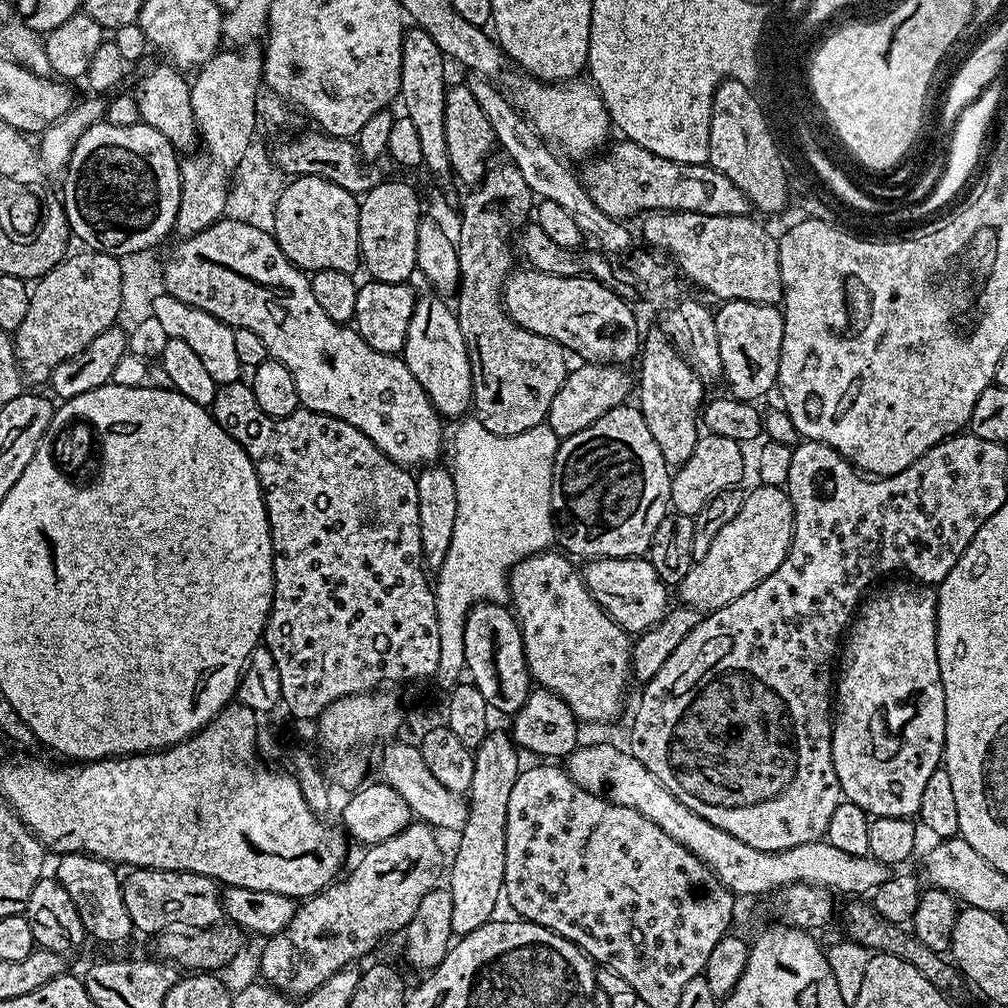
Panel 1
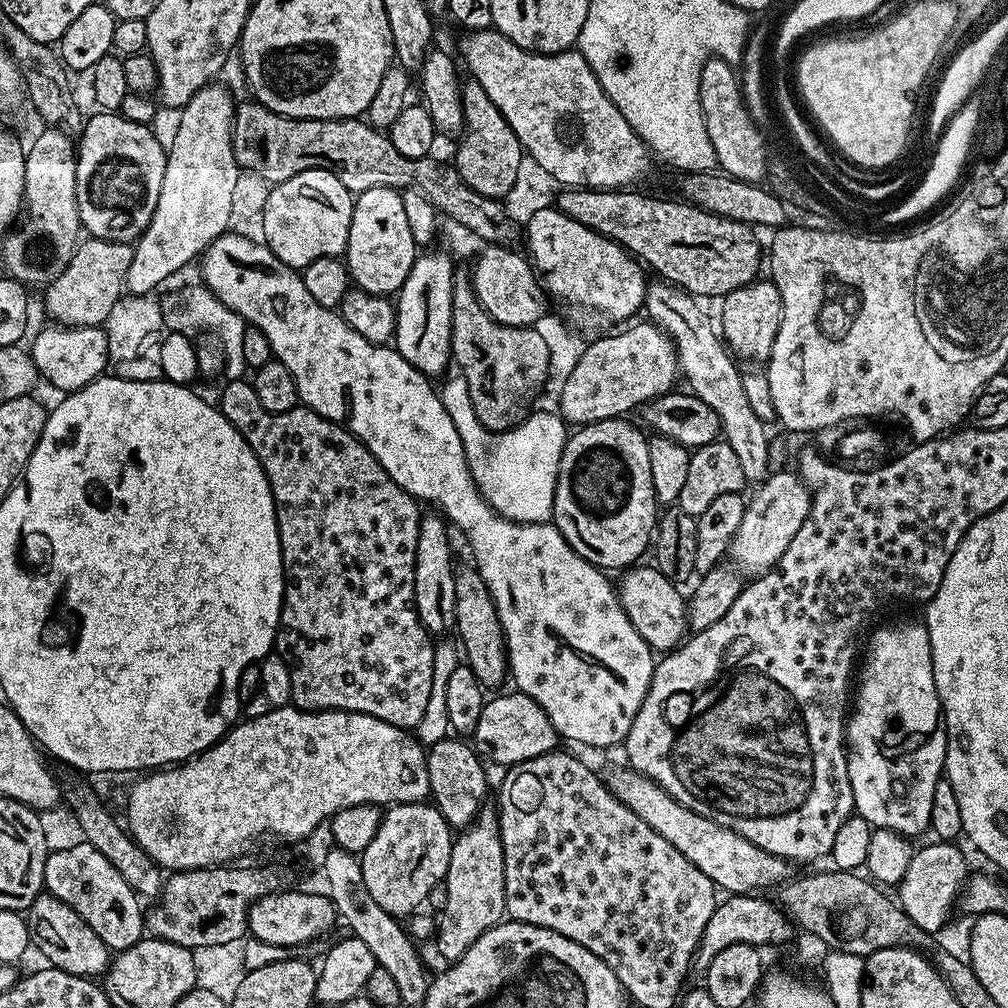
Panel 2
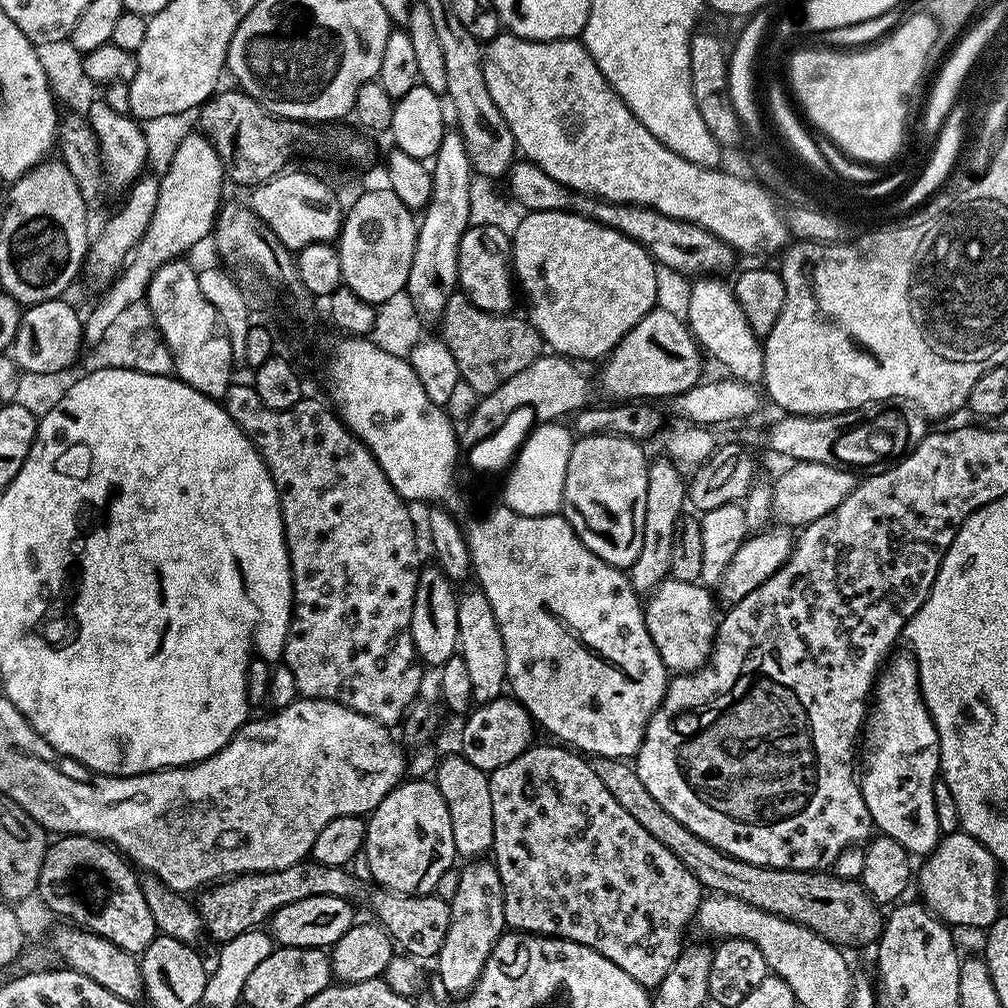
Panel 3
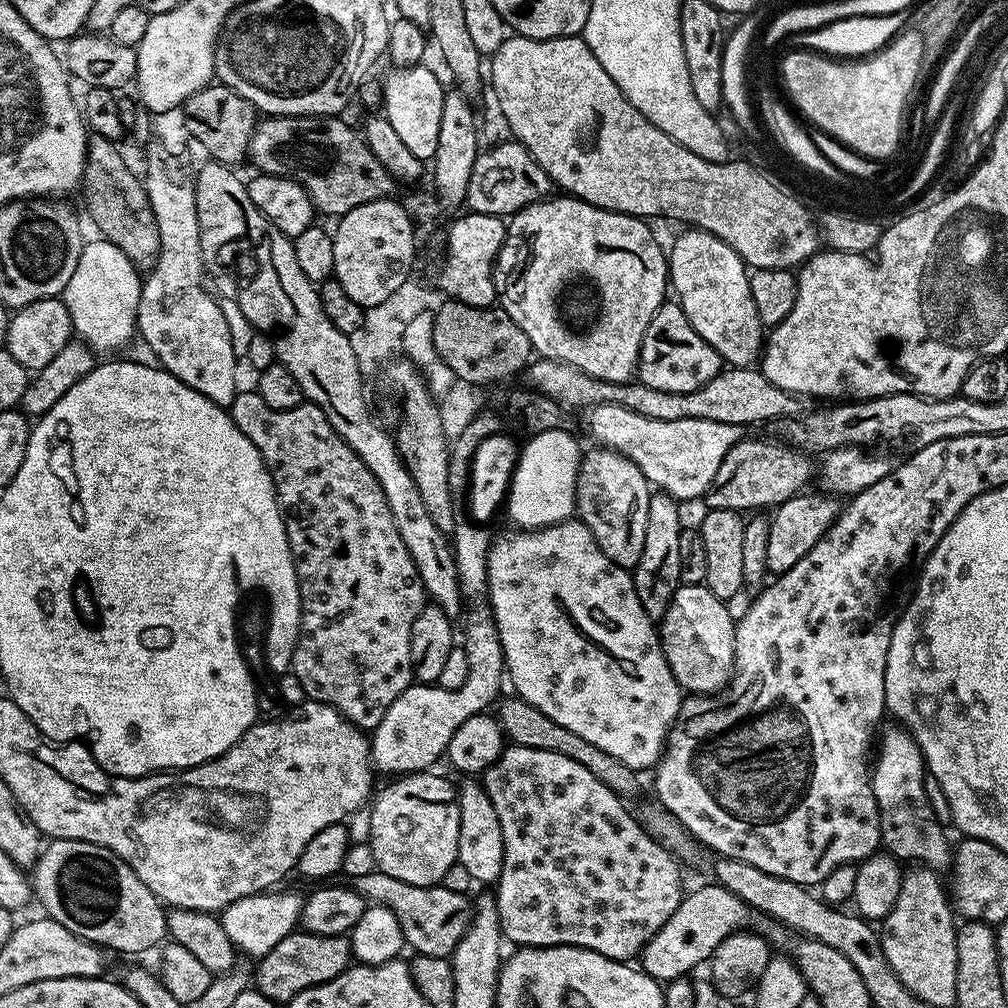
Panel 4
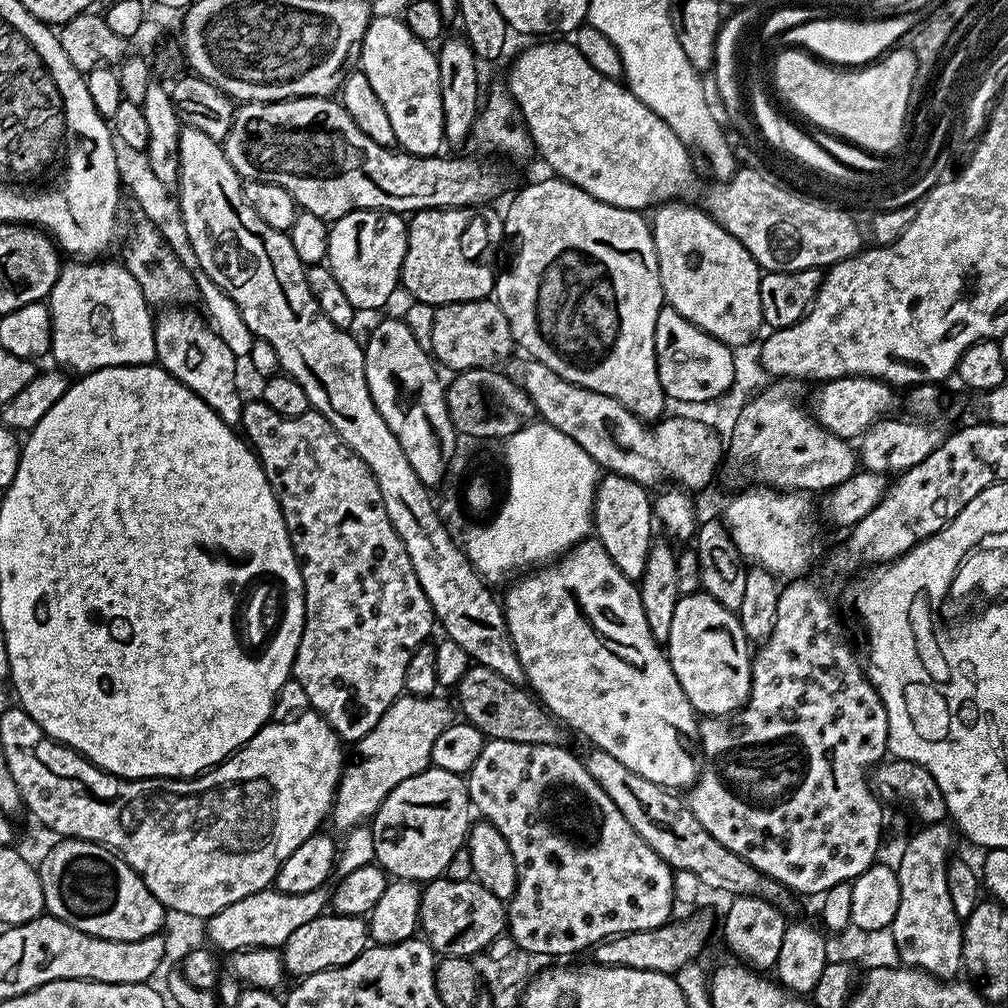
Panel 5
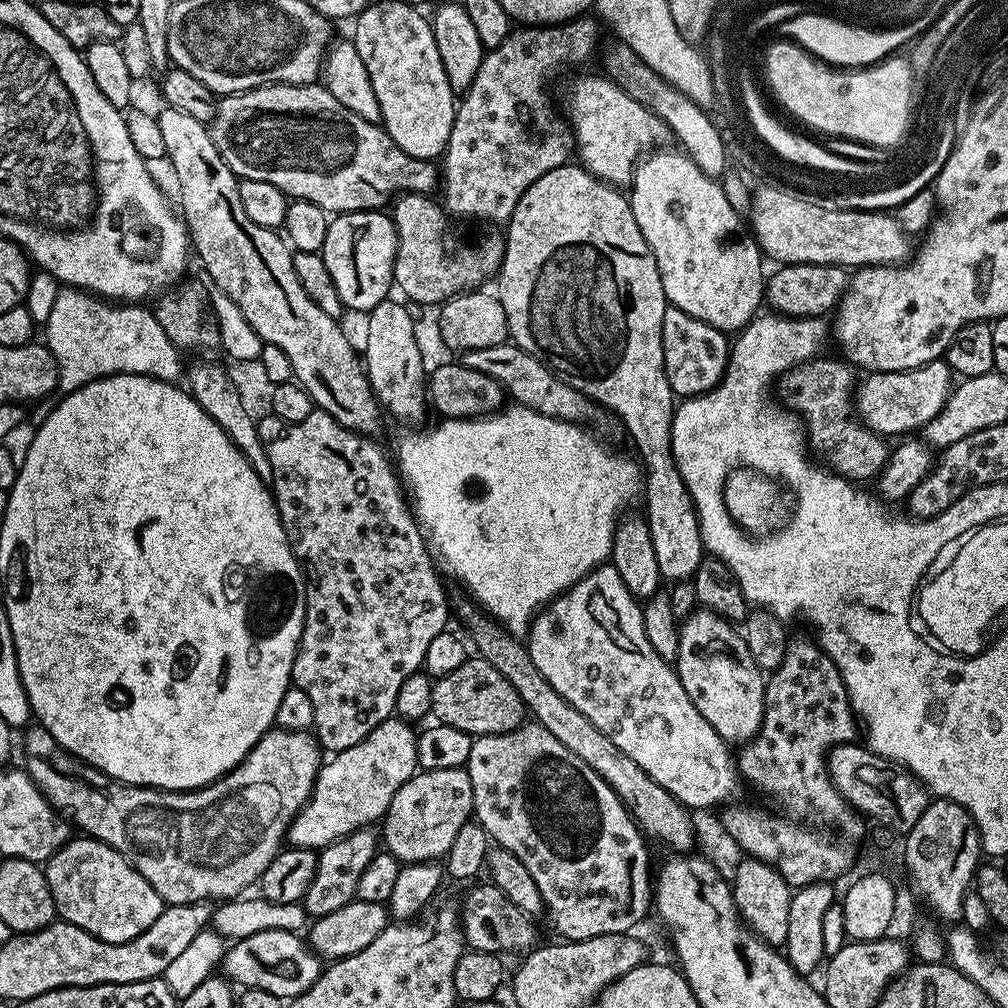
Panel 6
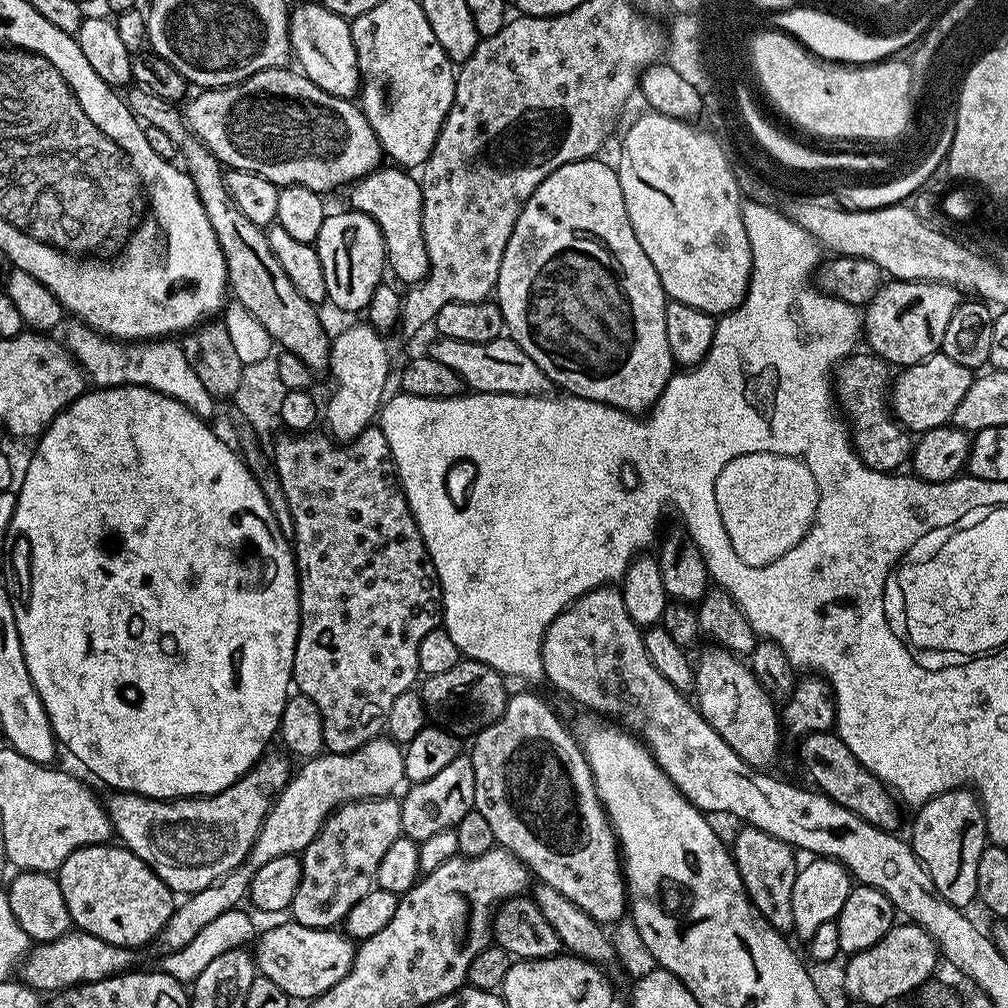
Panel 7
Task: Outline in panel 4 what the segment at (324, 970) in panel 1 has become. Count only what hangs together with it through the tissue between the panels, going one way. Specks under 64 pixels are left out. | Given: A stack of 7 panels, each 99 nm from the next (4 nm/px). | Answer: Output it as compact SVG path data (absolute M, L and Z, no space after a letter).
M435 771L409 772L393 779L389 788L384 788L371 801L372 817L368 820L368 836L372 839L372 856L376 859L375 867L379 871L390 874L390 878L398 878L402 882L410 882L414 886L430 886L439 884L444 879L446 870L457 863L458 850L458 791L457 785L451 784L444 776L435 776Z

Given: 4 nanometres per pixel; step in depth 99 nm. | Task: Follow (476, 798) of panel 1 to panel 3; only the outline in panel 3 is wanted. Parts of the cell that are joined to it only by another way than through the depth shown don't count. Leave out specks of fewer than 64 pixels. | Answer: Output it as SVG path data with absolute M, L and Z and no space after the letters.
M476 858L465 864L468 865L460 868L458 894L454 894L450 901L450 930L446 930L446 942L442 942L442 950L434 957L440 984L452 998L463 998L471 992L486 966L486 960L490 958L490 950L494 950L498 938L506 931L502 878L495 863Z

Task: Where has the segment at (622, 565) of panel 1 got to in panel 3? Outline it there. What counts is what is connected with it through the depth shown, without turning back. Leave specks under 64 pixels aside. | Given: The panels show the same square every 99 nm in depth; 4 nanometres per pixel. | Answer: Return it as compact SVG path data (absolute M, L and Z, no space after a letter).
M669 578L662 581L656 591L647 597L643 605L646 630L669 673L697 672L708 663L718 627L717 601L714 596L712 601L712 596L713 593L699 582Z

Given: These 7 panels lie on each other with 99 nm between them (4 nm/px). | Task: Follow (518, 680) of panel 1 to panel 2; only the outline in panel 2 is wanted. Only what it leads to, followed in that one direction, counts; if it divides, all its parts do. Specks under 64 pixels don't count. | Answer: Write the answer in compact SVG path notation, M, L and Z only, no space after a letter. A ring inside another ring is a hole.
M475 567L459 569L454 578L454 606L456 607L455 635L460 635L463 655L469 668L474 670L476 677L485 689L496 690L509 675L508 653L504 646L504 631L496 613L496 603L486 586L482 582ZM464 643L464 648L463 644ZM468 655L468 656L467 656Z

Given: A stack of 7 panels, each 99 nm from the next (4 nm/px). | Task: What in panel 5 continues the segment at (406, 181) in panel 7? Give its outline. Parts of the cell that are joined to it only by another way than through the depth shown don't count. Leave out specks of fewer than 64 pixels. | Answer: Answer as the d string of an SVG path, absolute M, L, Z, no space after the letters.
M473 206L470 208L427 208L421 212L411 213L408 220L408 241L406 242L406 258L402 258L402 270L400 271L400 284L407 290L418 303L428 303L435 306L441 304L457 304L458 302L474 302L486 300L493 295L497 273L492 272L492 251L506 239L504 230L504 216L496 213L492 206Z

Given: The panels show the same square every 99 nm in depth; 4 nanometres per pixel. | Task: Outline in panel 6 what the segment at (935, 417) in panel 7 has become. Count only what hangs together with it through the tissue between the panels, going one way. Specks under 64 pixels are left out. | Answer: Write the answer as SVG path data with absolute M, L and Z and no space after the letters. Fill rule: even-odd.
M941 358L914 370L870 372L859 381L854 393L856 414L870 430L885 438L919 433L946 406L954 391L954 373ZM865 379L865 380L864 380ZM903 432L908 432L904 433Z

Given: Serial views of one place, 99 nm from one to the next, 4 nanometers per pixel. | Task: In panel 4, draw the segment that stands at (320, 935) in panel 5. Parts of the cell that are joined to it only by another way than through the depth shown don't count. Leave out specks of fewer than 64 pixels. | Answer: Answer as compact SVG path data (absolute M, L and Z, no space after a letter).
M295 930L258 960L254 984L262 994L266 994L266 998L287 1002L302 994L302 990L310 990L322 982L330 982L330 978L338 978L338 974L347 970L353 960L352 941L347 935L319 936Z

